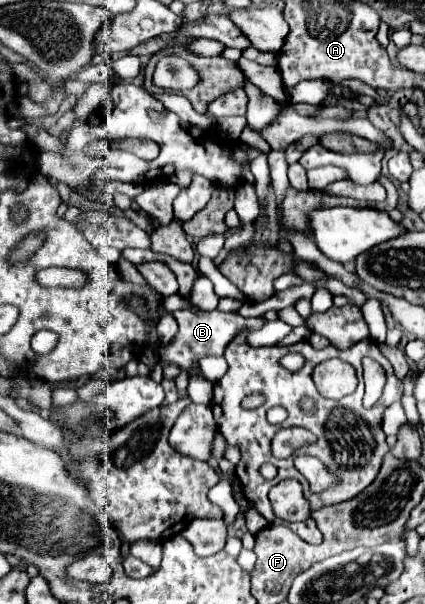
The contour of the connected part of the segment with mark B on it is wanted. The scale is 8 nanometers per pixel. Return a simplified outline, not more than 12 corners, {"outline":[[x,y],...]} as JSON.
{"outline":[[176,310],[175,338],[159,348],[165,362],[201,376],[199,360],[221,356],[243,328],[265,318]]}

